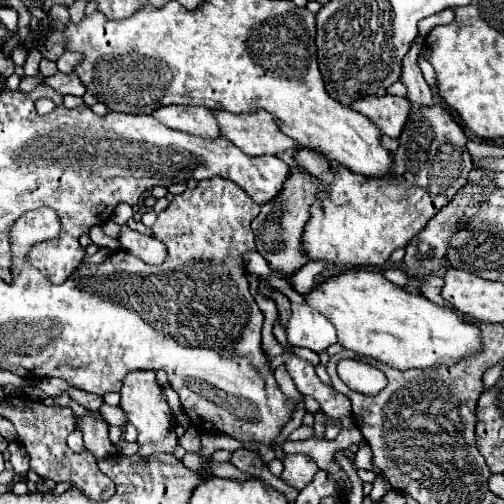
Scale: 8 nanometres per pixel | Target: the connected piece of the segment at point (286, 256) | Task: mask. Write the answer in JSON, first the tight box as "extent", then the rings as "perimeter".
{"extent":[251,167,327,275],"perimeter":[[[293,167],[281,193],[261,207],[261,213],[251,223],[251,229],[255,233],[257,251],[267,259],[269,267],[293,275],[293,271],[299,271],[305,265],[305,257],[301,251],[301,235],[307,219],[311,217],[311,207],[321,199],[325,191],[327,185],[321,179],[309,175],[309,171],[303,171],[301,167]]]}

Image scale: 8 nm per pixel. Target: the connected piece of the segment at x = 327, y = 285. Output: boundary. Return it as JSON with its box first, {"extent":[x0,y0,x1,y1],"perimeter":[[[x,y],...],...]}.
{"extent":[305,269,483,369],"perimeter":[[[367,269],[345,271],[317,285],[309,295],[305,295],[305,301],[317,311],[321,311],[335,325],[337,341],[345,349],[351,349],[365,357],[373,357],[395,369],[451,367],[459,363],[459,359],[465,359],[467,355],[477,355],[483,347],[483,333],[475,321],[467,321],[459,313],[435,305],[419,293],[409,293],[403,287],[393,285],[379,271],[367,271]]]}

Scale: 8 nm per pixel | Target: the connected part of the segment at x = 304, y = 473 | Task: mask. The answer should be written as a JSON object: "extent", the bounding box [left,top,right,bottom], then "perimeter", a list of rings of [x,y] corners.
{"extent":[281,453,319,489],"perimeter":[[[303,453],[285,455],[283,465],[285,465],[285,469],[281,473],[281,479],[287,481],[295,489],[303,489],[319,469],[317,463],[309,455],[303,455]]]}

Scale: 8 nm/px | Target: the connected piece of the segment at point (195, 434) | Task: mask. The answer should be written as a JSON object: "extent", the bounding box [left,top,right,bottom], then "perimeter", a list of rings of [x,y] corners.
{"extent":[179,425,201,451],"perimeter":[[[191,425],[191,427],[185,431],[185,435],[179,439],[179,445],[181,445],[185,451],[197,451],[199,445],[201,445],[201,441],[199,441],[199,431]]]}

